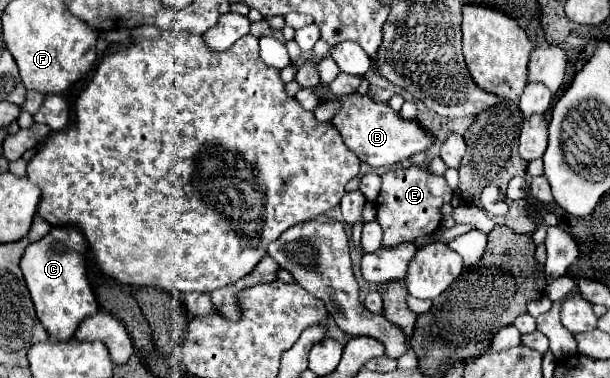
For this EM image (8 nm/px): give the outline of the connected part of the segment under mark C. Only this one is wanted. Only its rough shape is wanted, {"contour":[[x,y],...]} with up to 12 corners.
{"contour":[[52,227],[20,261],[36,315],[72,339],[98,303],[78,229]]}

